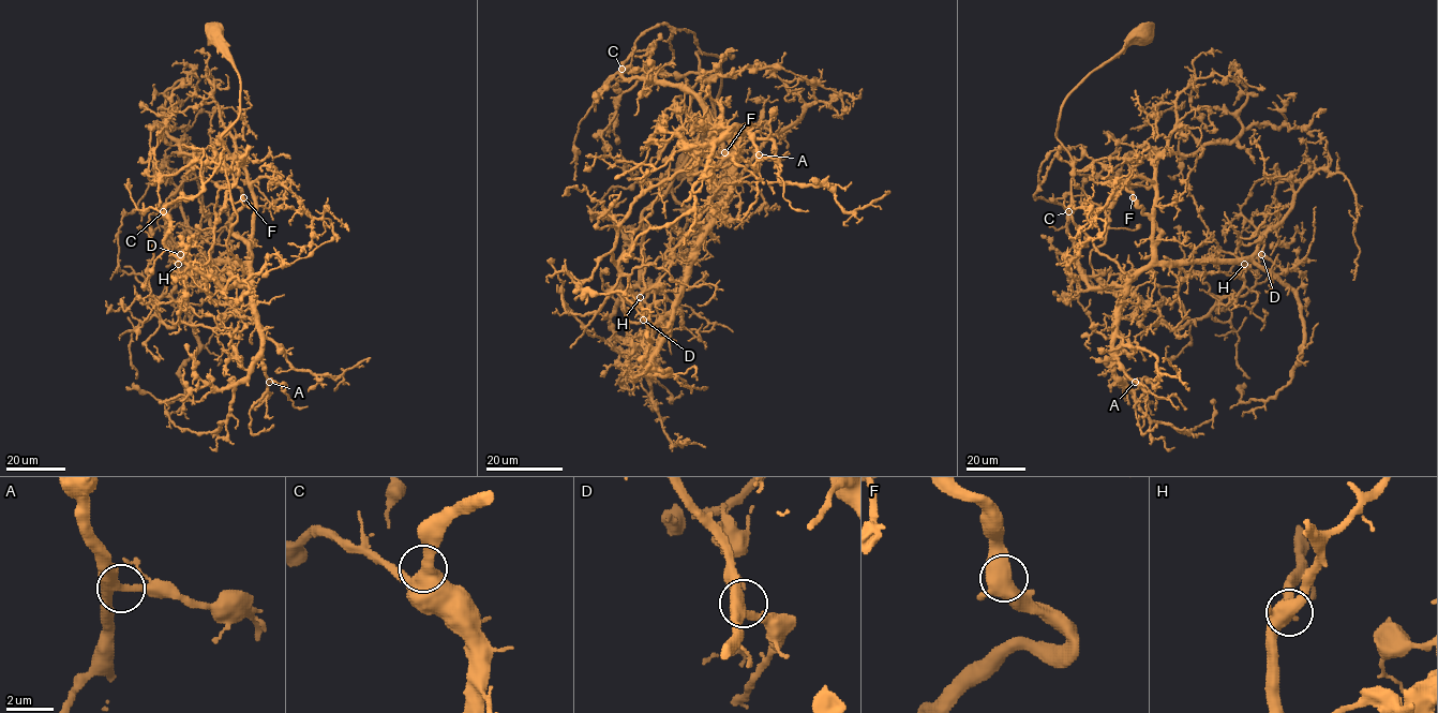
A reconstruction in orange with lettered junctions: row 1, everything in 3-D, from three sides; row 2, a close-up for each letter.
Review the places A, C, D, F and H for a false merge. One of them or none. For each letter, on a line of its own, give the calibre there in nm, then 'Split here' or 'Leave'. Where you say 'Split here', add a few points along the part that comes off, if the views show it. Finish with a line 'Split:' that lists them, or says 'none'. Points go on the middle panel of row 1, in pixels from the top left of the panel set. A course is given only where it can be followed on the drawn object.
A: Thickness 380 nm. Leave
C: Thickness 550 nm. Leave
D: Thickness 420 nm. Leave
F: Thickness 600 nm. Leave
H: Thickness 440 nm. Leave
Split: none

